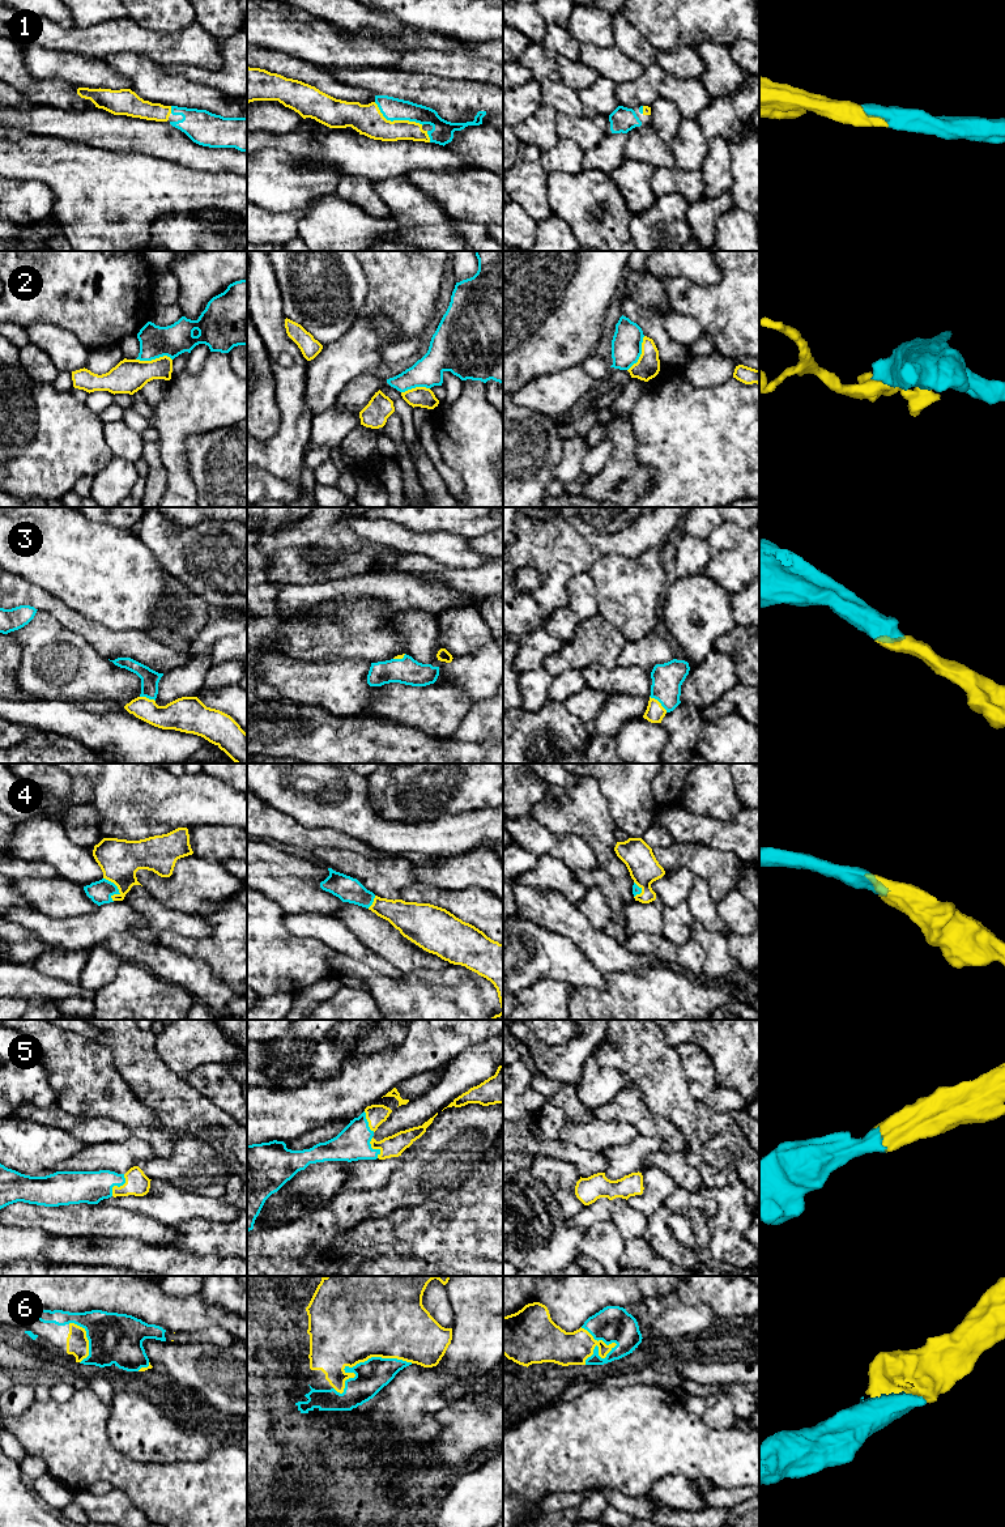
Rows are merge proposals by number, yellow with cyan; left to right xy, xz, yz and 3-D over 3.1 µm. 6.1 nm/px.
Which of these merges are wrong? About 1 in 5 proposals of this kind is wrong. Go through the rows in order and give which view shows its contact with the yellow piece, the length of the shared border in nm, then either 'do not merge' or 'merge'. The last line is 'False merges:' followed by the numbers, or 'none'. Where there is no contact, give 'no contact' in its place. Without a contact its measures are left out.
1: xz | 340 nm | merge
2: xy | 220 nm | do not merge
3: yz | 150 nm | merge
4: xy | 160 nm | merge
5: xy | 160 nm | merge
6: xz | 500 nm | merge
False merges: 2

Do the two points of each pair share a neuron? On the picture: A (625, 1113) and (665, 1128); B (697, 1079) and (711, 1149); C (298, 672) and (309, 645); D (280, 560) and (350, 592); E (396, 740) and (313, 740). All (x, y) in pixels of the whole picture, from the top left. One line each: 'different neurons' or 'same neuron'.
A: same neuron
B: different neurons
C: different neurons
D: different neurons
E: same neuron

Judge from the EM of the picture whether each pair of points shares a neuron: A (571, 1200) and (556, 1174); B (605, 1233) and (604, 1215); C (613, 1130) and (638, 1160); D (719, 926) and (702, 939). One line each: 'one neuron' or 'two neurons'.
A: one neuron
B: two neurons
C: two neurons
D: two neurons

